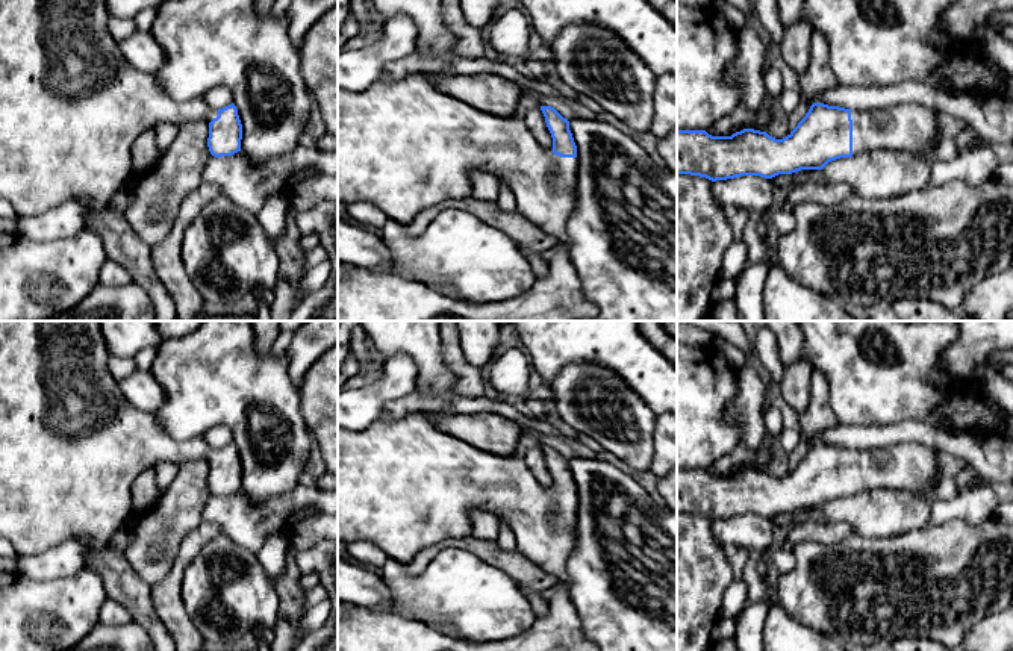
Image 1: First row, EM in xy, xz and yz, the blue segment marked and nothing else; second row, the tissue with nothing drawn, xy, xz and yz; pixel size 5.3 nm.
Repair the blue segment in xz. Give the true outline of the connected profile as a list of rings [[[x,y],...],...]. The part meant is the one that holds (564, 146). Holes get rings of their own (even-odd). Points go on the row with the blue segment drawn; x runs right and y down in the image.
[[[421,74],[377,80],[363,91],[338,89],[338,203],[366,201],[389,220],[407,226],[432,206],[471,197],[472,173],[488,171],[510,186],[521,215],[569,248],[566,224],[575,204],[577,145],[566,118],[551,106],[541,106],[541,111],[553,138],[551,150],[536,142],[524,118],[504,118],[475,109],[435,89]]]

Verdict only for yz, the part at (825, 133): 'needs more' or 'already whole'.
needs more

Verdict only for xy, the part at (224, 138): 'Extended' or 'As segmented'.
Extended

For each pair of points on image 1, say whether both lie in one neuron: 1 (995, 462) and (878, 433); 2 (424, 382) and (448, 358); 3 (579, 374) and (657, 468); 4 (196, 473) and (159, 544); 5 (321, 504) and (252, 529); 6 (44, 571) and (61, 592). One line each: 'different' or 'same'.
1: same
2: different
3: different
4: same
5: same
6: different

